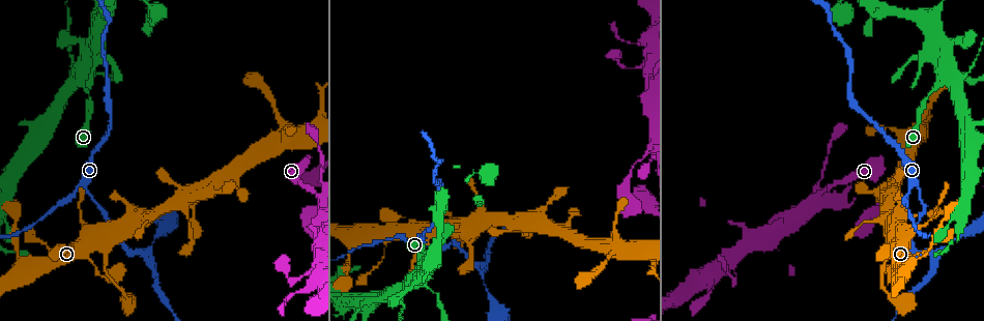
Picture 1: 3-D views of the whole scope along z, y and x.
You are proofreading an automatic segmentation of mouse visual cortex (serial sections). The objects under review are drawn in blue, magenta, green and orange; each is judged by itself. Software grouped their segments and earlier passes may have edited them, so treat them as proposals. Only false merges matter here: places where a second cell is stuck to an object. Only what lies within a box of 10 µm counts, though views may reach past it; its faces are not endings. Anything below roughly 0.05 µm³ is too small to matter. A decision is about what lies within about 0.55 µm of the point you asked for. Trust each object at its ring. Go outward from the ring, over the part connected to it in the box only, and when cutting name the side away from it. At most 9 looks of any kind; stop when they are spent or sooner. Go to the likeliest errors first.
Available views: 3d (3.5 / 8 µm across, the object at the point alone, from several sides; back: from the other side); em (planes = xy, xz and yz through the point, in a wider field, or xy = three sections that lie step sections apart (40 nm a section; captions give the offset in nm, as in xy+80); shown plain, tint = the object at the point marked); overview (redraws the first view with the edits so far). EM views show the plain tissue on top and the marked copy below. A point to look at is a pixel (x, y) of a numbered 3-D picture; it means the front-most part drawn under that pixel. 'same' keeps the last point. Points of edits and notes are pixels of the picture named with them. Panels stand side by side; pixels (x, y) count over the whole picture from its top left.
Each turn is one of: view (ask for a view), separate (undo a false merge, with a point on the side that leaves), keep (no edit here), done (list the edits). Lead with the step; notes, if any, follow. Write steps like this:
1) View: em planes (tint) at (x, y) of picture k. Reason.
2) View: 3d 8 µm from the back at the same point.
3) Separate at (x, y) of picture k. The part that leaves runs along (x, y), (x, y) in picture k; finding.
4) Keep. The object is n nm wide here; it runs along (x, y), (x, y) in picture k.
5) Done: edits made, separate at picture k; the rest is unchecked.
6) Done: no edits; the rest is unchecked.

View: 3d 3.5 µm at (734, 272) of picture 1. Sharp bend.

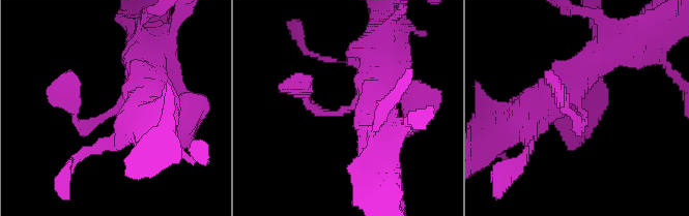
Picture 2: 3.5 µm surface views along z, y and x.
View: em xy step 2 (tint) at (350, 110) of picture 2. Shape alone is not enough.

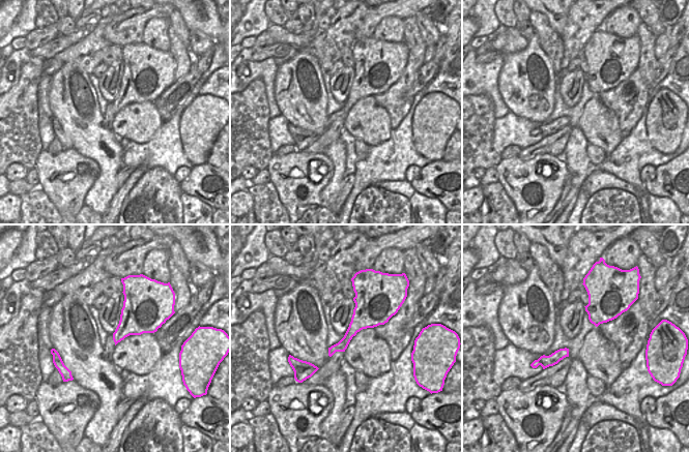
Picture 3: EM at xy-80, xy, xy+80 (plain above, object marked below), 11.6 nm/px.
View: em planes (tint) at the same point. Cut it another way.

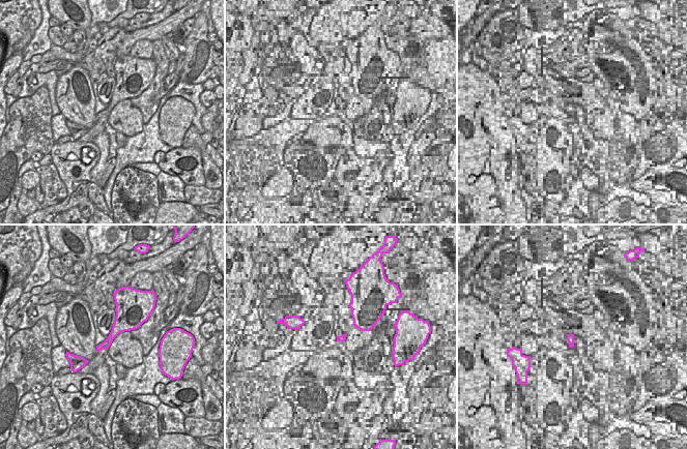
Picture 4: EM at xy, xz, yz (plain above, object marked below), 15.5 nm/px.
Keep. The object is 170 nm wide here; it runs along (590, 65), (566, 106) in picture 2; all the same cell.

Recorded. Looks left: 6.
View: 3d 8 µm at (475, 265) of picture 1. Branch point.

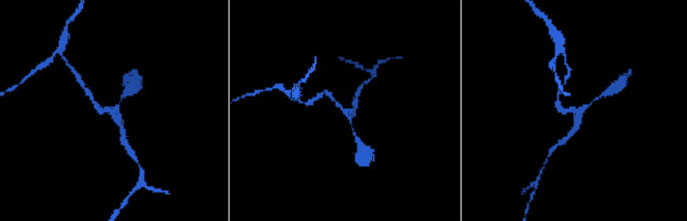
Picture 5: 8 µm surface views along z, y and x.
View: em planes (tint) at the same point. 3 arms meet here; the arms are 100, 200, 200 nm wide; shape alone is not enough.

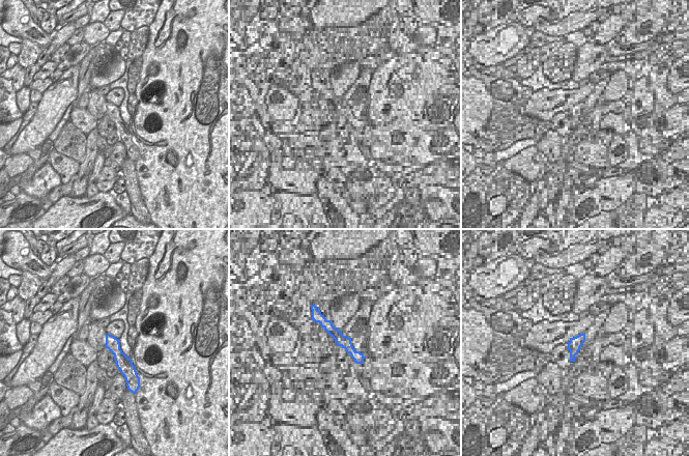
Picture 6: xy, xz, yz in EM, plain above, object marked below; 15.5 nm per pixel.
Keep. It runs along (324, 92), (344, 110), (353, 132) in picture 5; all the same cell.

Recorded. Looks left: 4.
View: 3d 3.5 µm at (943, 76) of picture 1. Thin neck.

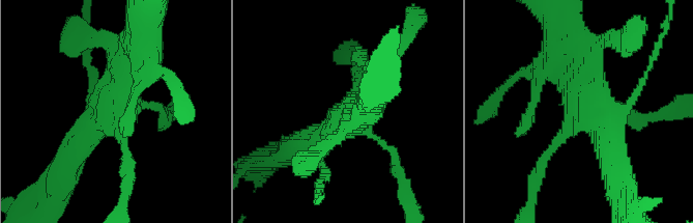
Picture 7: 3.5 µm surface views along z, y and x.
View: em xy step 1 (tint) at (117, 113) of picture 7.

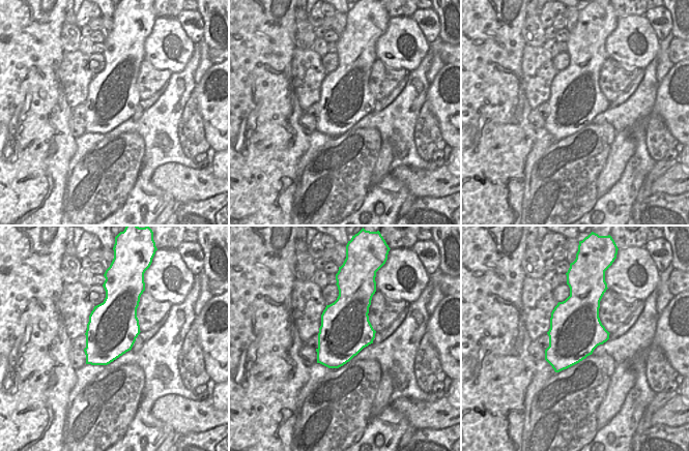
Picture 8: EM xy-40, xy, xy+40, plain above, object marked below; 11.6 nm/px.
Keep. It runs along (362, 68), (352, 111), (305, 143) in picture 7; continuous, no second cell.

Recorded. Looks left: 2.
View: 3d 3.5 µm at (189, 225) of picture 1. Narrows sharply.

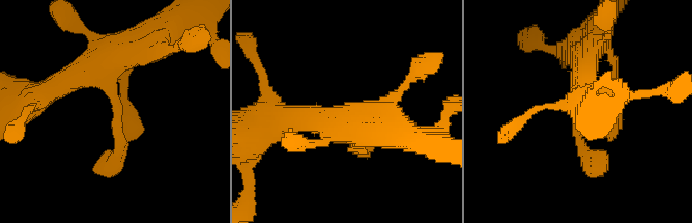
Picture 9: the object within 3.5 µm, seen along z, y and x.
View: em xy step 5 (tint) at (116, 113) of picture 9.

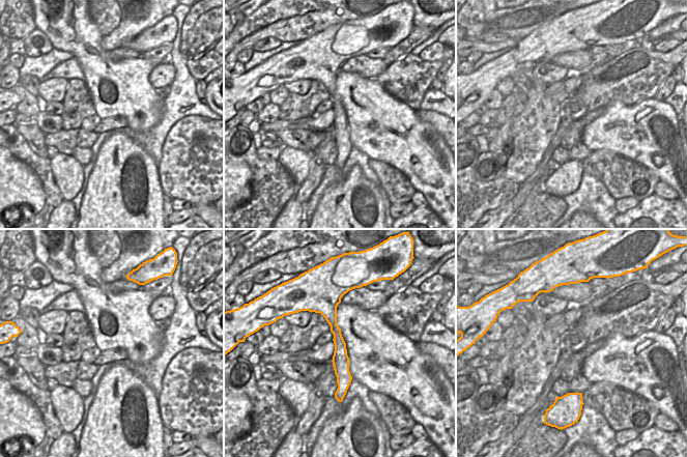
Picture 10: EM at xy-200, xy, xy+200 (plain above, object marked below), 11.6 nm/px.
Keep. The object is 190 nm wide here; it runs along (334, 301), (344, 390) in picture 10; continuous, no second cell.

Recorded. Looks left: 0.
Done: no edits; the rest is unchecked.

